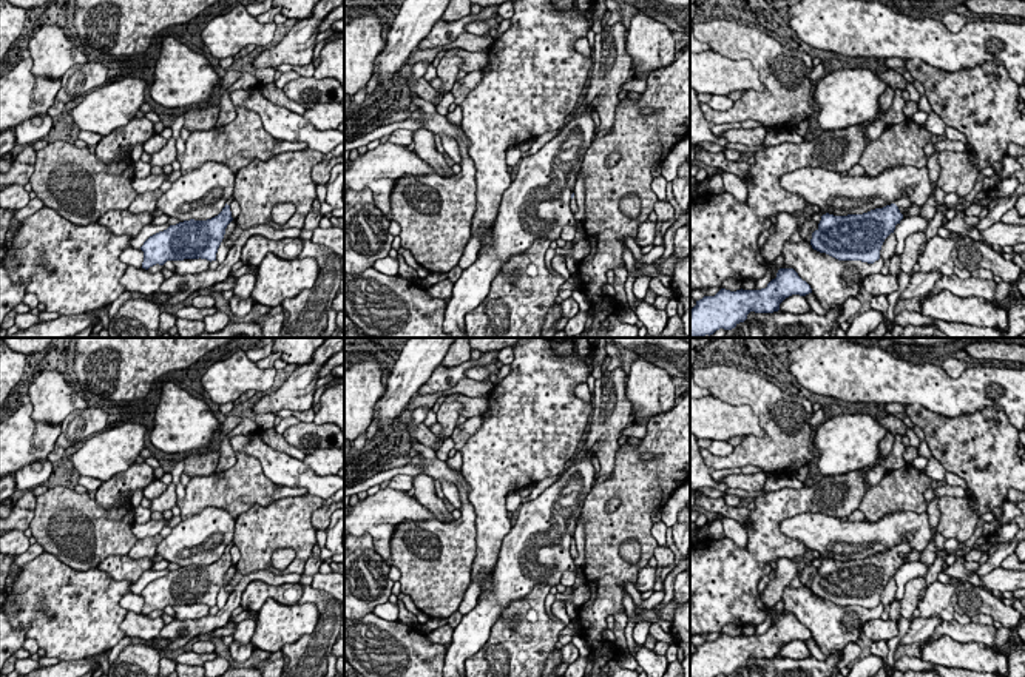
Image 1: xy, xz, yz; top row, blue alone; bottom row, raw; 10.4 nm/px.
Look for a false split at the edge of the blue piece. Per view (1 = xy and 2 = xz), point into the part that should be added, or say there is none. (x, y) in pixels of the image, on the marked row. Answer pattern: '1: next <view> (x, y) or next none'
1: next none
2: next none

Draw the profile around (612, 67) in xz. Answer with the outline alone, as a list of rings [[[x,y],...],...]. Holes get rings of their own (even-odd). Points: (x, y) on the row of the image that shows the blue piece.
[[[624,23],[611,25],[594,35],[593,65],[590,86],[582,106],[591,106],[597,99],[594,113],[599,116],[599,128],[614,125],[619,93],[631,76],[631,57],[627,54],[627,28]]]

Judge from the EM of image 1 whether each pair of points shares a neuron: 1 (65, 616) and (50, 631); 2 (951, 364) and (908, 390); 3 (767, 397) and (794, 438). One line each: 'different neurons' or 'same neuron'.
1: same neuron
2: different neurons
3: same neuron

